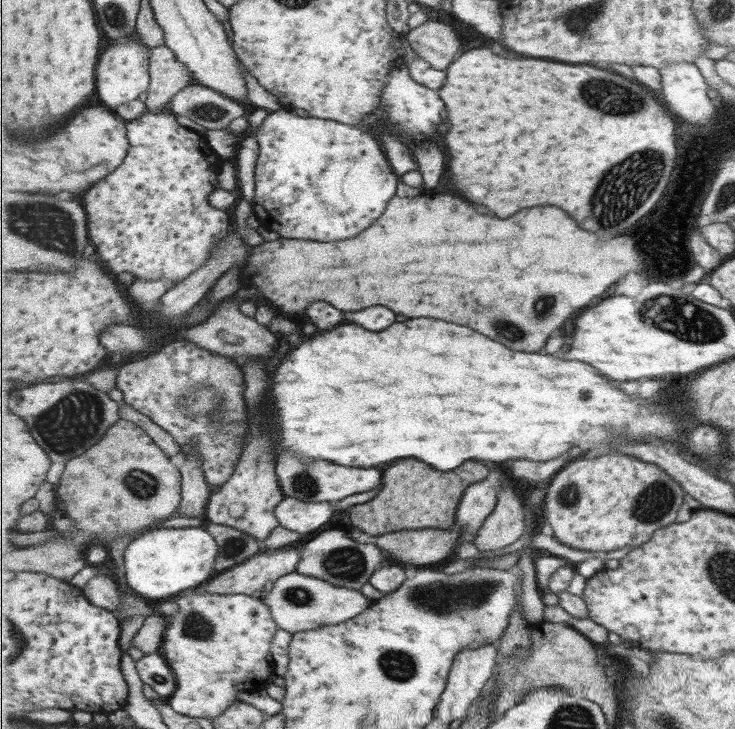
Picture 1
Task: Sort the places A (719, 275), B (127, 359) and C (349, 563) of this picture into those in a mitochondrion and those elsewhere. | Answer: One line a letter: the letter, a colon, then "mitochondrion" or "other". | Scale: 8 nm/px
A: other
B: other
C: mitochondrion

